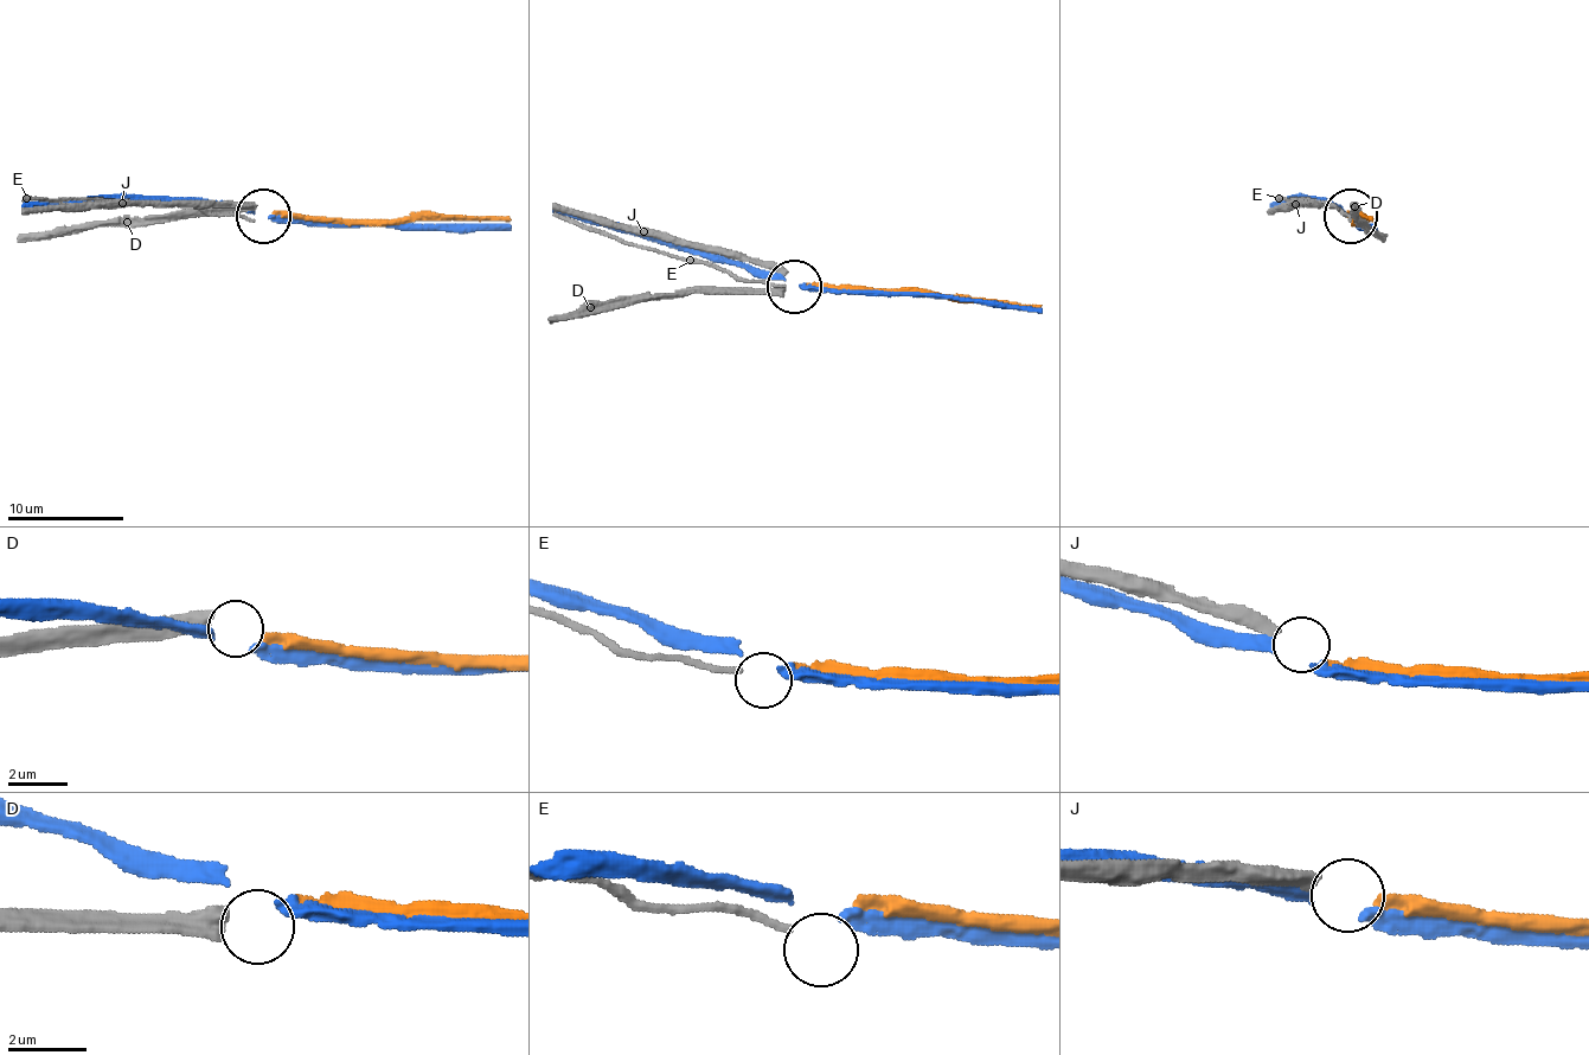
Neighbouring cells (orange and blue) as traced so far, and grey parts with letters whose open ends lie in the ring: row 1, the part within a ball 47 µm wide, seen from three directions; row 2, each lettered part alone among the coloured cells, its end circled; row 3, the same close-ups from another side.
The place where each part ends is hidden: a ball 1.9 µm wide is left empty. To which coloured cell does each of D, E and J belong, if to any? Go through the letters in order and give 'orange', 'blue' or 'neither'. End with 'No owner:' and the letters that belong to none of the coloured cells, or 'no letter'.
D: neither
E: neither
J: orange
No owner: D, E

